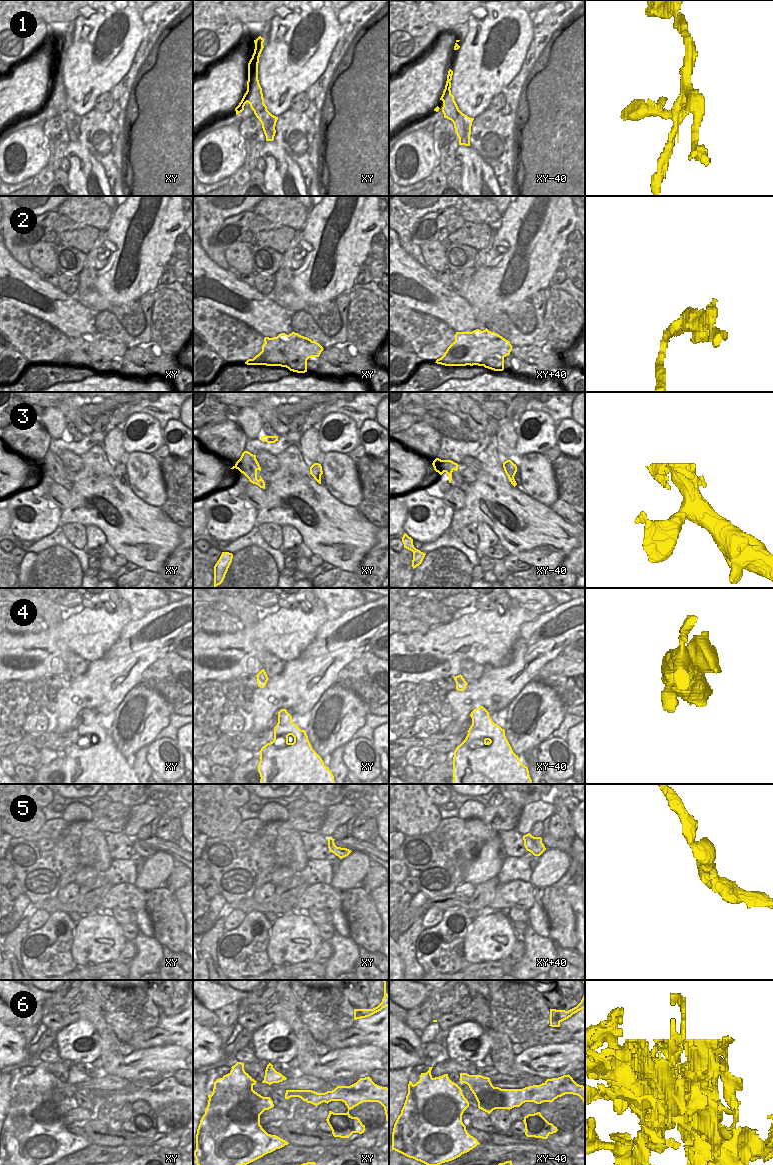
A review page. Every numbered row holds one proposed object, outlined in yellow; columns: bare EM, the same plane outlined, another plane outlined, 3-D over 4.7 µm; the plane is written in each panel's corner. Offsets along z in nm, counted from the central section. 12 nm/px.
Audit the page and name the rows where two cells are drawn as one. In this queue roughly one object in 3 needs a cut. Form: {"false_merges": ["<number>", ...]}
{"false_merges": ["1", "2", "6"]}

